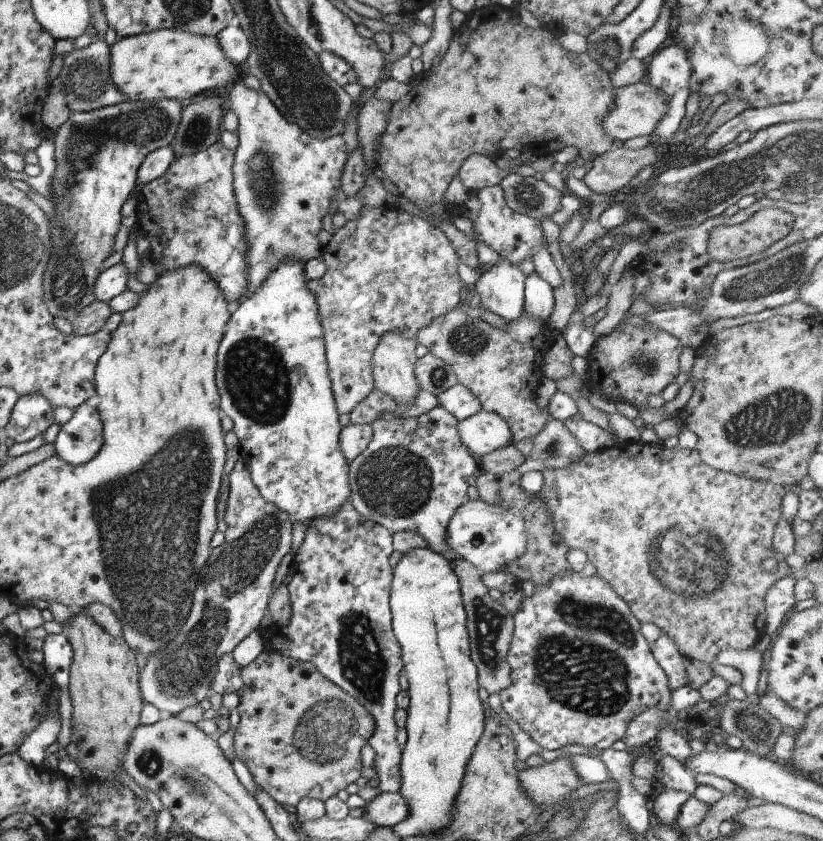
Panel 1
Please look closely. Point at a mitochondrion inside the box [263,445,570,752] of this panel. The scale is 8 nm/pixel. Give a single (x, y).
(362, 664)

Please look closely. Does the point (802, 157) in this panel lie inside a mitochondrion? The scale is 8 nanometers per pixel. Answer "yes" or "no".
yes

